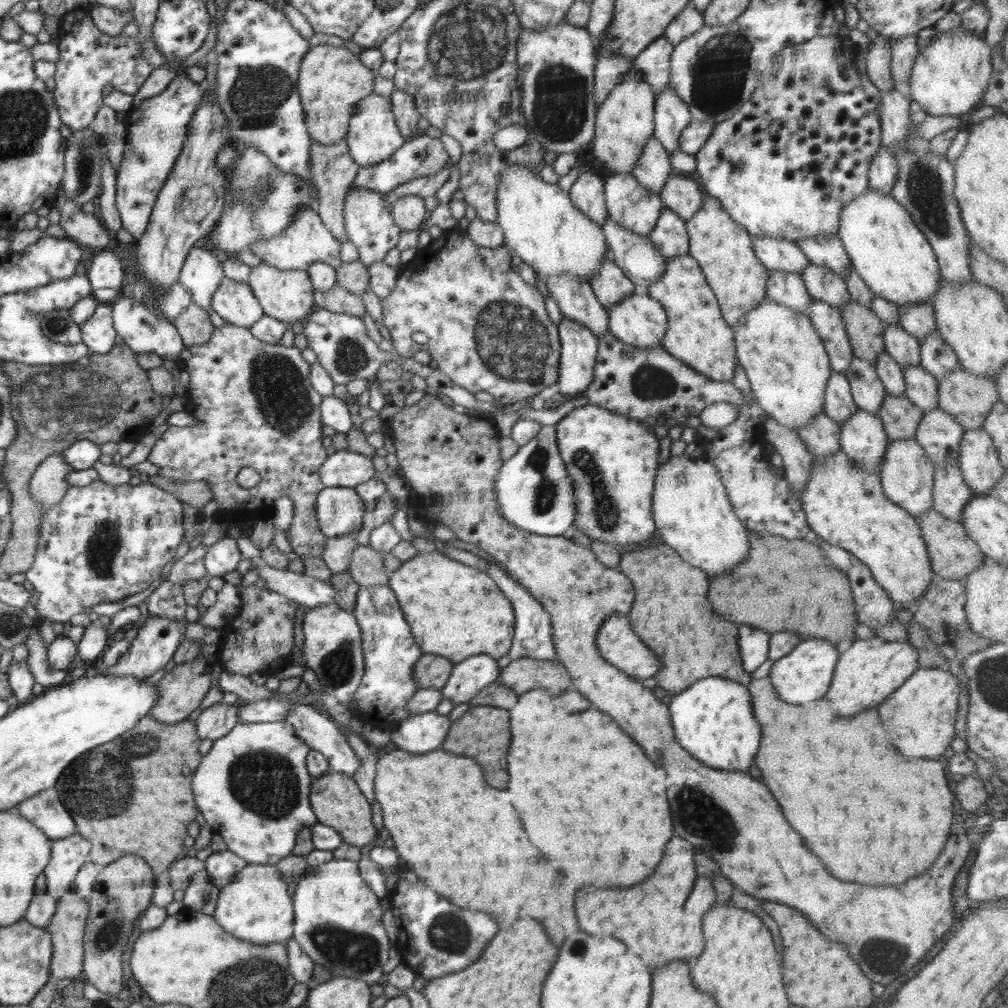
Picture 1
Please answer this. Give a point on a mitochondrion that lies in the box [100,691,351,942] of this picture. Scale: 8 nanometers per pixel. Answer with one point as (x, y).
(266, 784)

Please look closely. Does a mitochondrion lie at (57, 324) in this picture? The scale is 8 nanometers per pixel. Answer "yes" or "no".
yes

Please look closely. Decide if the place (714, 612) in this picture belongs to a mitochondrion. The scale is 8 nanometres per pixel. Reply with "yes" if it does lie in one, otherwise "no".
no

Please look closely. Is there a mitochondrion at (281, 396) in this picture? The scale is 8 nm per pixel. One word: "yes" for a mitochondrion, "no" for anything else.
yes

